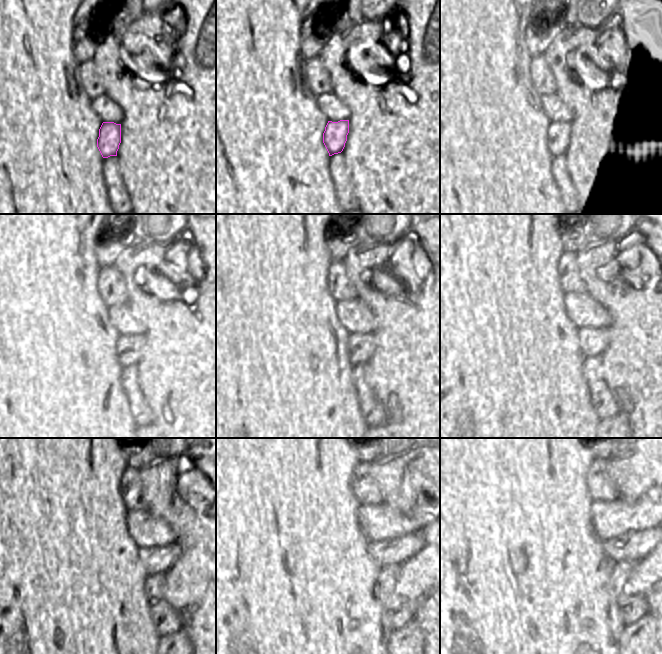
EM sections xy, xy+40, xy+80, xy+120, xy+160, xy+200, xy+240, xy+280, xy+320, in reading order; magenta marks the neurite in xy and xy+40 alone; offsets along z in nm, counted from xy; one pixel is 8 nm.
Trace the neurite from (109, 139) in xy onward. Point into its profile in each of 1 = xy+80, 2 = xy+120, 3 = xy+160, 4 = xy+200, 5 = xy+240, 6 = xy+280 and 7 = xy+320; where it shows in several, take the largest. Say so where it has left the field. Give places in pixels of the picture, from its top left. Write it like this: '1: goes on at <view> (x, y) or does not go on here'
1: goes on at xy+80 (559, 133)
2: goes on at xy+120 (130, 347)
3: goes on at xy+160 (361, 347)
4: goes on at xy+200 (592, 341)
5: goes on at xy+240 (155, 560)
6: goes on at xy+280 (388, 552)
7: goes on at xy+320 (633, 546)

